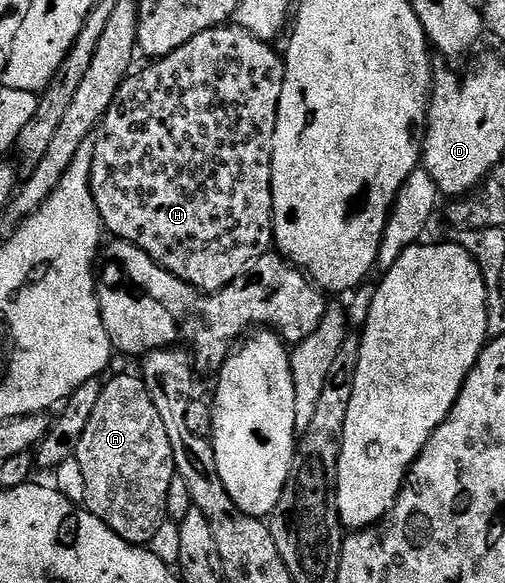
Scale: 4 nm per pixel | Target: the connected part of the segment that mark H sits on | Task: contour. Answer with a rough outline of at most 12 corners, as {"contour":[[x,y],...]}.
{"contour":[[238,25],[128,75],[104,228],[204,293],[273,247],[287,65]]}

